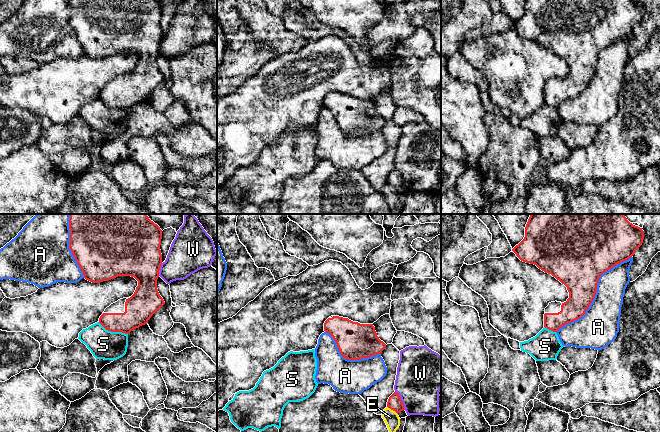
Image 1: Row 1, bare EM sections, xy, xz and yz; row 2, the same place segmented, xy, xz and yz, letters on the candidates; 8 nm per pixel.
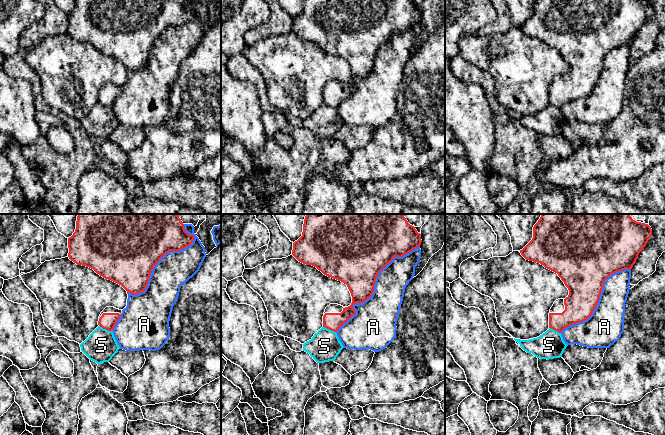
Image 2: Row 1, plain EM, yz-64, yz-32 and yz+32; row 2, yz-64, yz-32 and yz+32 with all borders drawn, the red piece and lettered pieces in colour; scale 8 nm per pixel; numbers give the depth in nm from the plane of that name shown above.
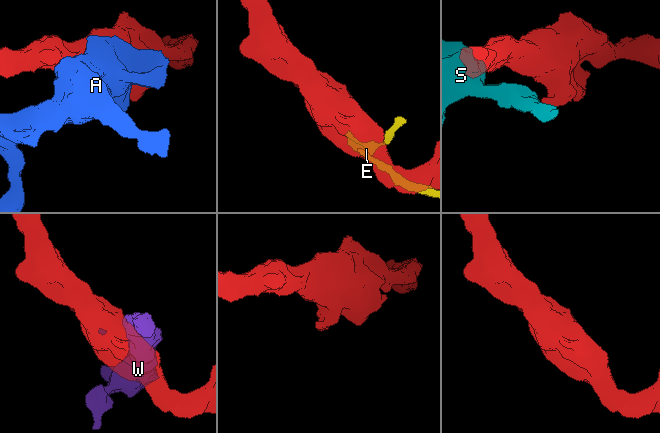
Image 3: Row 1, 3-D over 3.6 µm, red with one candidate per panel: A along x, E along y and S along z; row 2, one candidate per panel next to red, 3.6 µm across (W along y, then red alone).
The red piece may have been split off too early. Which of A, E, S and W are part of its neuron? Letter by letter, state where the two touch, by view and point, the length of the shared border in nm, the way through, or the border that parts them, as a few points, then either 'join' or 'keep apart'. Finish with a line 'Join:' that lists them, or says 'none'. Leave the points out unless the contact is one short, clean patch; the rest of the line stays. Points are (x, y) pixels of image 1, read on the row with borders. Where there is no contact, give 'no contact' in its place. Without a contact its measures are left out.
A: meets red in yz at (595, 293); contact 850 nm long; keep apart
E: meets red in xz at (392, 409); contact 110 nm long; keep apart
S: meets red in xy at (113, 331); contact 260 nm long; border along xy (98, 322), (108, 330), (121, 331), (127, 334); keep apart
W: meets red in xz at (401, 400); contact 170 nm long; keep apart
Join: none

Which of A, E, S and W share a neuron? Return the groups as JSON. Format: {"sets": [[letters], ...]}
{"sets": [["A"], ["E"], ["S"], ["W"]]}

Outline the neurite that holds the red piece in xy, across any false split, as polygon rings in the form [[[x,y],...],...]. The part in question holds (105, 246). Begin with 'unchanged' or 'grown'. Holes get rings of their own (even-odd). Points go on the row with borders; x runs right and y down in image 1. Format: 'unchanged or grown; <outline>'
grown; [[[70,214],[69,229],[69,248],[86,280],[99,283],[118,276],[131,276],[138,281],[134,294],[107,307],[100,316],[99,323],[108,331],[125,334],[147,324],[151,316],[165,304],[157,289],[157,279],[162,264],[160,227],[151,221],[147,214]]]

